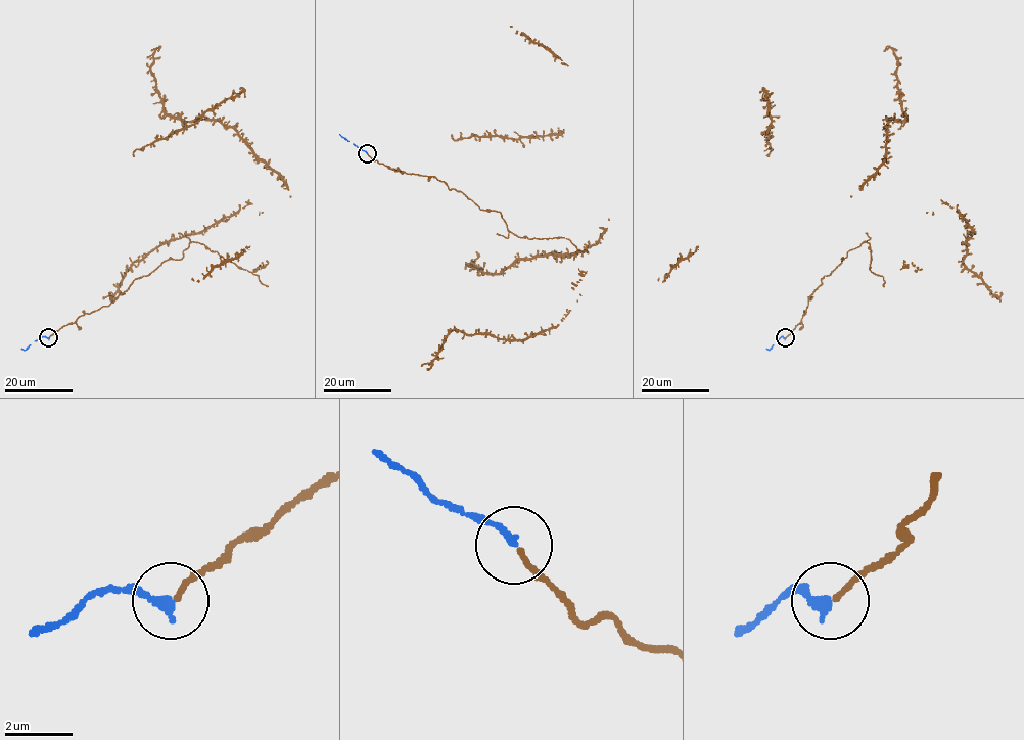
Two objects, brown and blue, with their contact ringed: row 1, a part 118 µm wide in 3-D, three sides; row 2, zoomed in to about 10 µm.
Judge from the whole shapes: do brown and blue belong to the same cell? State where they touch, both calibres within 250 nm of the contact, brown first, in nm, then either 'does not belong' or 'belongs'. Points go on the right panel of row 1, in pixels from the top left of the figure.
(785, 337) | 150/240 nm | belongs

